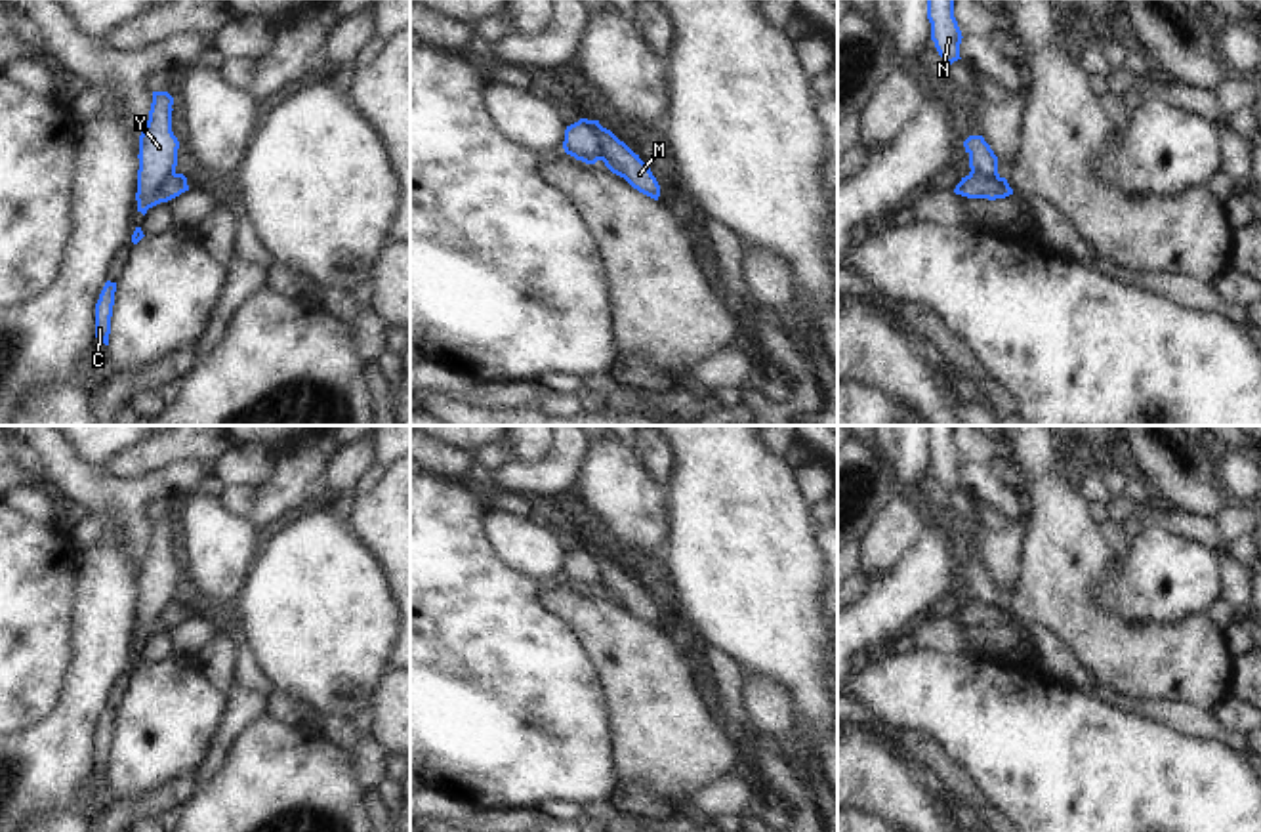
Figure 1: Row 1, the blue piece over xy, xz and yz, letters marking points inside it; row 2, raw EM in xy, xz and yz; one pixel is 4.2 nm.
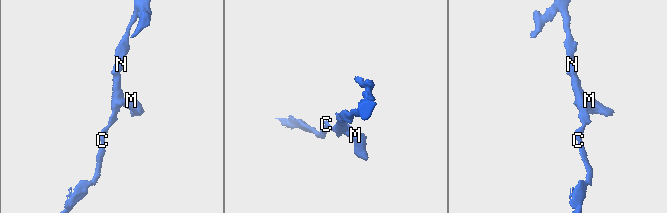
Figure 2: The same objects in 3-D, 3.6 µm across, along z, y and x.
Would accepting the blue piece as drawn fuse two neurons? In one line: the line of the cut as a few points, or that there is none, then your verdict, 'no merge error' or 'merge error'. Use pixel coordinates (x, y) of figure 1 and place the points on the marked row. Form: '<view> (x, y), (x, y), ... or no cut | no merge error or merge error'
xz (590, 121), (601, 138), (603, 159) | merge error

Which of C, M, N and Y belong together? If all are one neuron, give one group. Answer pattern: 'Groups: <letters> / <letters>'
Groups: C N Y / M

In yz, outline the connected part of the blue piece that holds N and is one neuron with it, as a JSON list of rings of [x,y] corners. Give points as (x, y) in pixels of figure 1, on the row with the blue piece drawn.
[[[927,0],[927,19],[931,23],[931,40],[939,55],[952,65],[960,57],[961,31],[954,17],[954,0]]]

